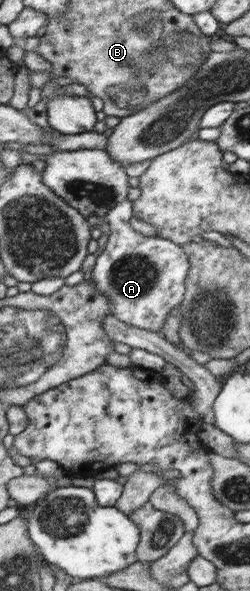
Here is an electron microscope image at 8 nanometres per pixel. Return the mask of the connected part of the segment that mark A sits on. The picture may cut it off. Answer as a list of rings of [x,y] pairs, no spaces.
[[[123,201],[106,215],[110,232],[104,249],[97,255],[91,280],[113,303],[114,317],[127,325],[157,332],[169,311],[183,301],[188,279],[189,259],[184,249],[169,238],[149,236],[133,229],[129,218],[134,215],[134,201]]]

